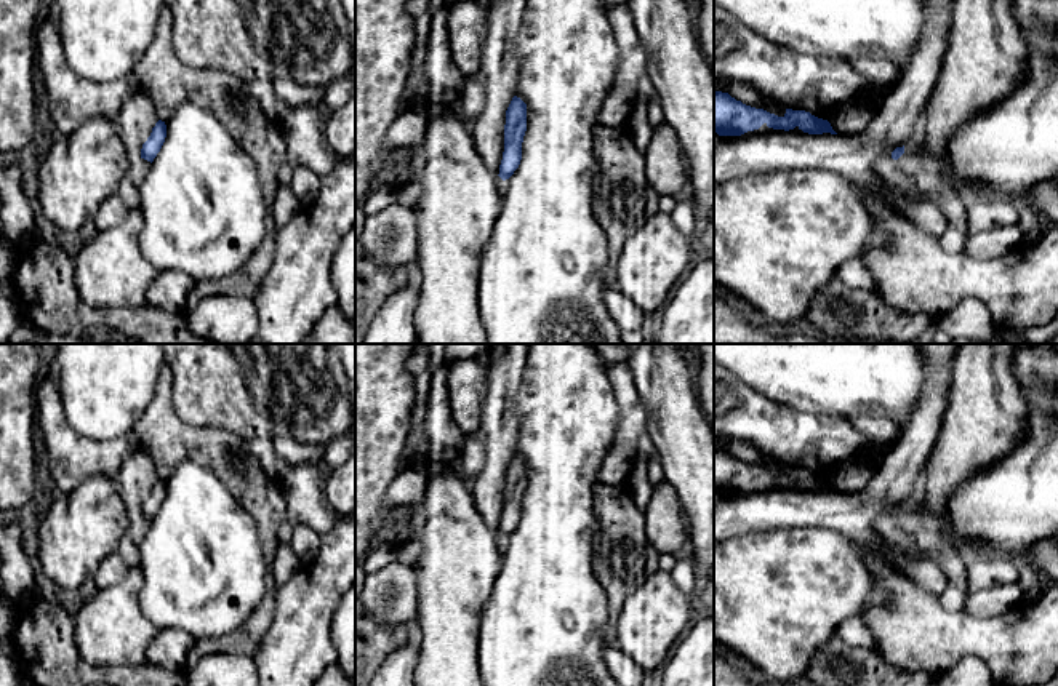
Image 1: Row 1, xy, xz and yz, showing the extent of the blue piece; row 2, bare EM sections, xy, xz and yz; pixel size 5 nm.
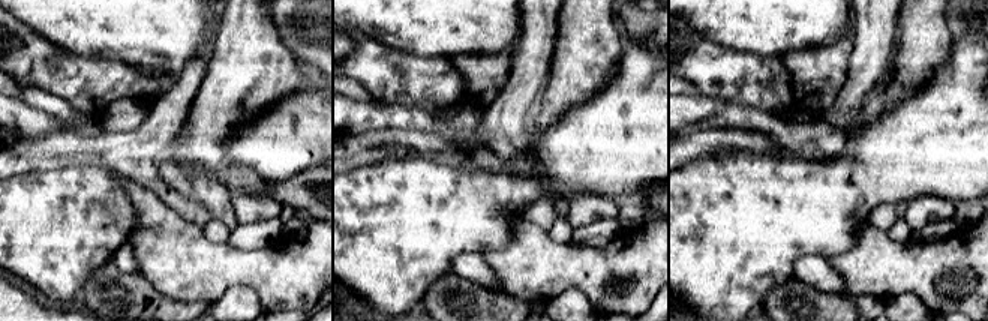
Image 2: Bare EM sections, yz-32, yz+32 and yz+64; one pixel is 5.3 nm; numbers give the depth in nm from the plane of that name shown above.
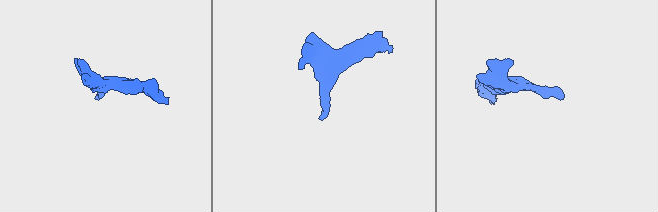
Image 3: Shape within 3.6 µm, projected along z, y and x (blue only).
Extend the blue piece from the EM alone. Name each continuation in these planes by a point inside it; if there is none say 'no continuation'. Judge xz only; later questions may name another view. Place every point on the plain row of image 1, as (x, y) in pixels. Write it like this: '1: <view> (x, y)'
no continuation

